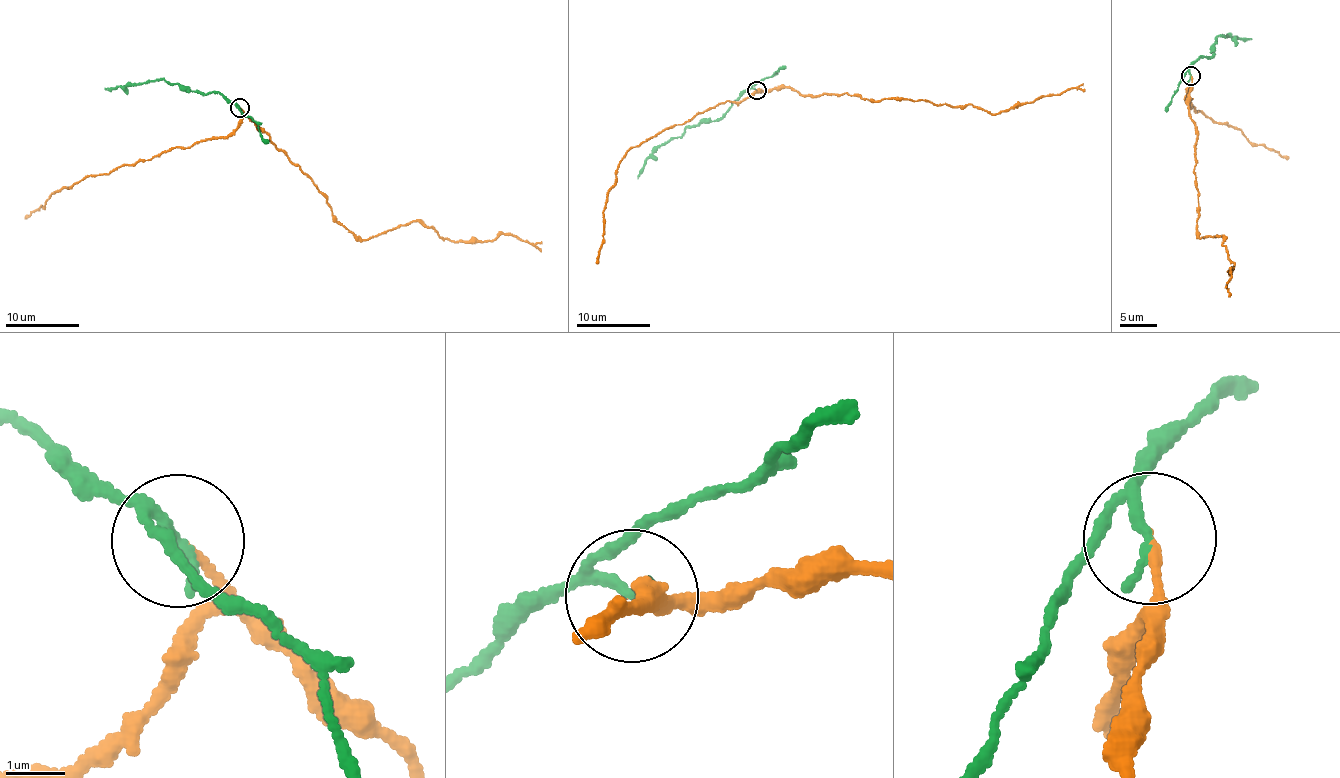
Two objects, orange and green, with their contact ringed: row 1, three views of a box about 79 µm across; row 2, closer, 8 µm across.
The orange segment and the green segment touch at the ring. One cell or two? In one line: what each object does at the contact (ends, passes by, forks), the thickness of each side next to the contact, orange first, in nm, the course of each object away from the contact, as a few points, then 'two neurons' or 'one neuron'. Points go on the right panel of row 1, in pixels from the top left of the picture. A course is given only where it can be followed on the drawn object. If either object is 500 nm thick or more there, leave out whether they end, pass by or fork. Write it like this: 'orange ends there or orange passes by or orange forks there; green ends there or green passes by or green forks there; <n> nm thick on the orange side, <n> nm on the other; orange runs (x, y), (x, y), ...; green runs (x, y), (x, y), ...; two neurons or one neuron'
orange ends there; green passes by; 140 nm thick on the orange side, 160 nm on the other; orange runs (1190, 75), (1188, 104), (1197, 140), (1198, 236), (1223, 237), (1234, 262), (1227, 286), (1230, 297); green runs (1190, 75), (1190, 67), (1196, 60), (1212, 55), (1211, 49), (1218, 36), (1252, 39); two neurons

